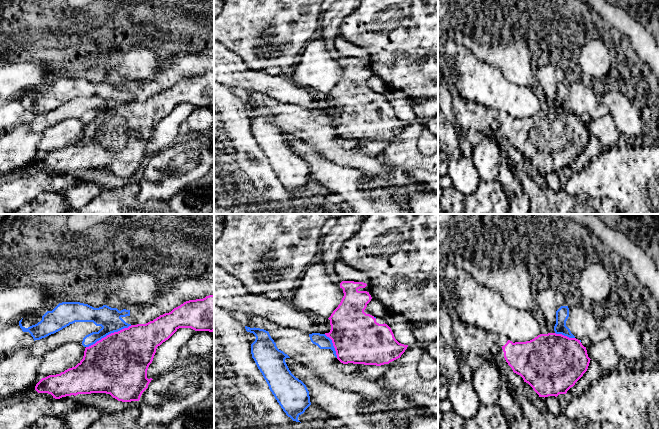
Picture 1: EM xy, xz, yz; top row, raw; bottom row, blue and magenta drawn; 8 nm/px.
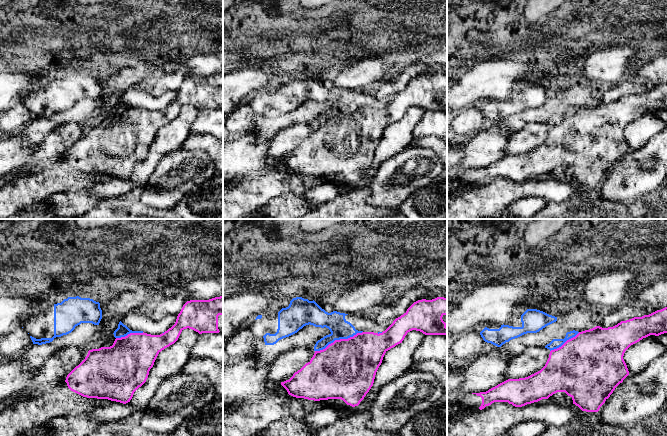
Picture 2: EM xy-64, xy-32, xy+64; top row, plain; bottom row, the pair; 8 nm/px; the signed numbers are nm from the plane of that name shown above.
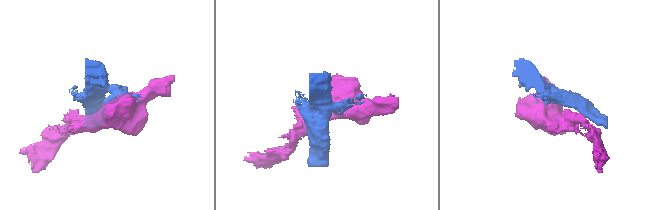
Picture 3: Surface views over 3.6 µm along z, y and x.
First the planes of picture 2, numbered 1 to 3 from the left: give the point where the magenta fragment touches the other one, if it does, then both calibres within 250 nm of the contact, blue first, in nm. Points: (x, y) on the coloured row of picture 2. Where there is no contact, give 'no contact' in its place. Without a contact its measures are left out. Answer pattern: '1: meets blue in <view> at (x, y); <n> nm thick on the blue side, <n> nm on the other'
1: meets blue in xy-64 at (129, 333); 90 nm thick on the blue side, 380 nm on the other
2: meets blue in xy-32 at (338, 339); 160 nm thick on the blue side, 480 nm on the other
3: meets blue in xy+64 at (564, 342); 80 nm thick on the blue side, 500 nm on the other

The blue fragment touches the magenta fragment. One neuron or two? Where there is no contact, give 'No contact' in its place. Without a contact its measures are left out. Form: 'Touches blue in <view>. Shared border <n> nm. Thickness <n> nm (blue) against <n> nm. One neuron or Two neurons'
Touches blue in xy. Shared border 400 nm. Thickness 180 nm (blue) against 480 nm. Two neurons

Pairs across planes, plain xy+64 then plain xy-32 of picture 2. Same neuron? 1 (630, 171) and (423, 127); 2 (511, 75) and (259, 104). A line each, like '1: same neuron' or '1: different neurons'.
1: different neurons
2: different neurons

